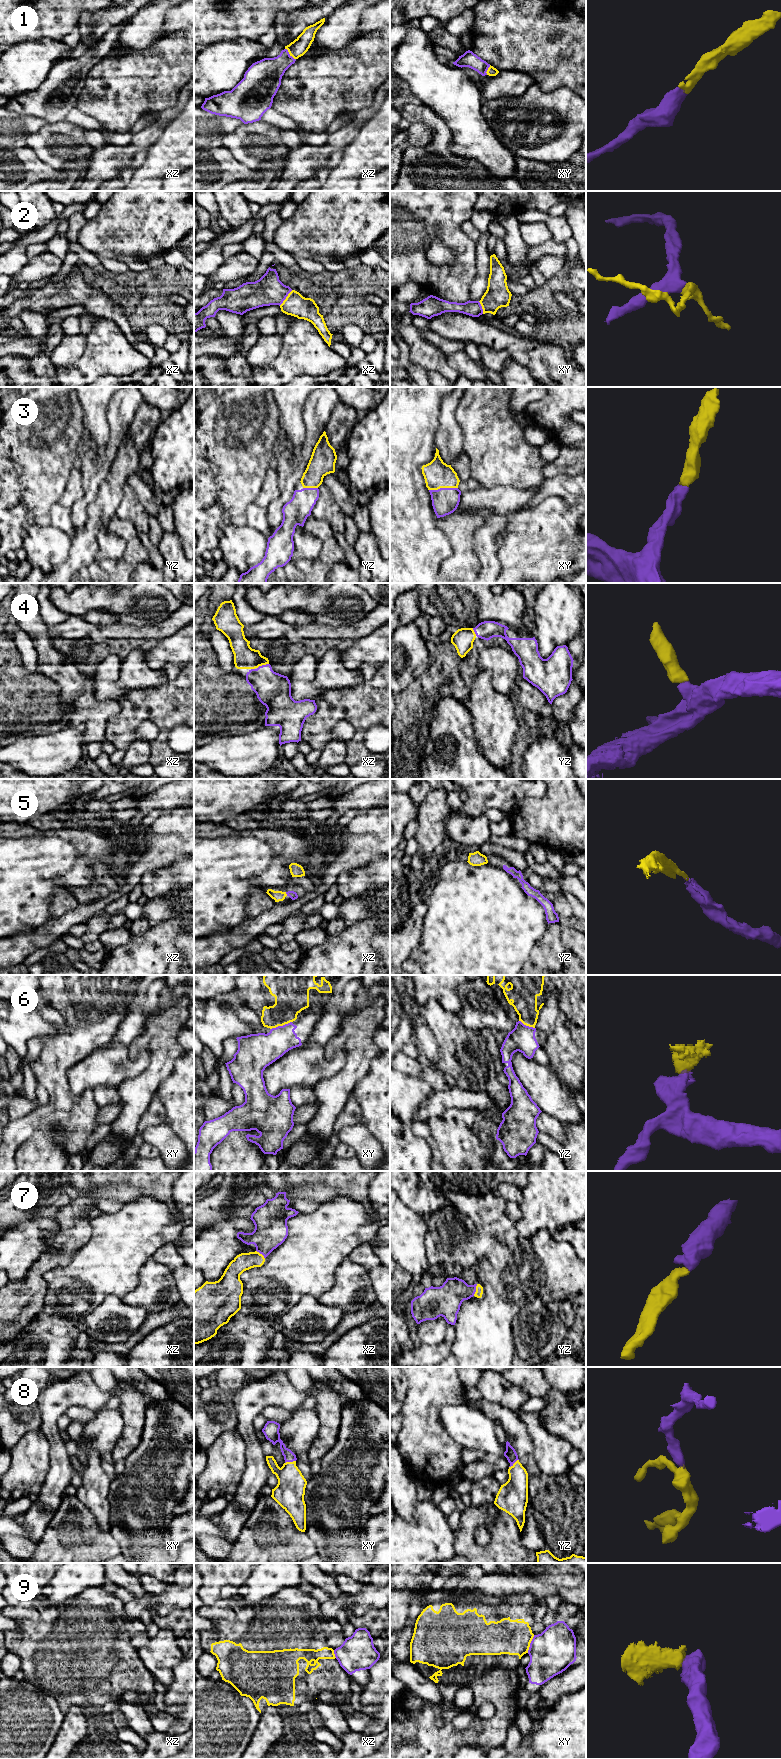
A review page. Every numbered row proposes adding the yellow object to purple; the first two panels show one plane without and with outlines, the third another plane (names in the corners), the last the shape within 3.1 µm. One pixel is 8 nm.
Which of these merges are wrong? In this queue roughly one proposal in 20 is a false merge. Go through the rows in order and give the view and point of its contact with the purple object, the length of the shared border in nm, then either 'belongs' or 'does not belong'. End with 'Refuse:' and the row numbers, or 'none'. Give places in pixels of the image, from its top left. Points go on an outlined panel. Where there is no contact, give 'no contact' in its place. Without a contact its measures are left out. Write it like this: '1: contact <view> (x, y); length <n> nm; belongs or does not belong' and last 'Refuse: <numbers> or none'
1: contact xz (289, 54); length 130 nm; belongs
2: contact xz (285, 298); length 170 nm; belongs
3: contact xy (443, 488); length 240 nm; belongs
4: contact xz (262, 665); length 100 nm; belongs
5: contact xz (286, 893); length 40 nm; belongs
6: contact xy (280, 1026); length 190 nm; belongs
7: contact yz (475, 1290); length 100 nm; belongs
8: contact xy (290, 1461); length 90 nm; belongs
9: contact xy (530, 1644); length 160 nm; does not belong
Refuse: 9

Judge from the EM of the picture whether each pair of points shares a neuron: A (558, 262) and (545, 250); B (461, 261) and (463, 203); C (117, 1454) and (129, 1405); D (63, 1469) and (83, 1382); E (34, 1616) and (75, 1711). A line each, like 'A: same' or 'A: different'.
A: different
B: same
C: same
D: same
E: different

